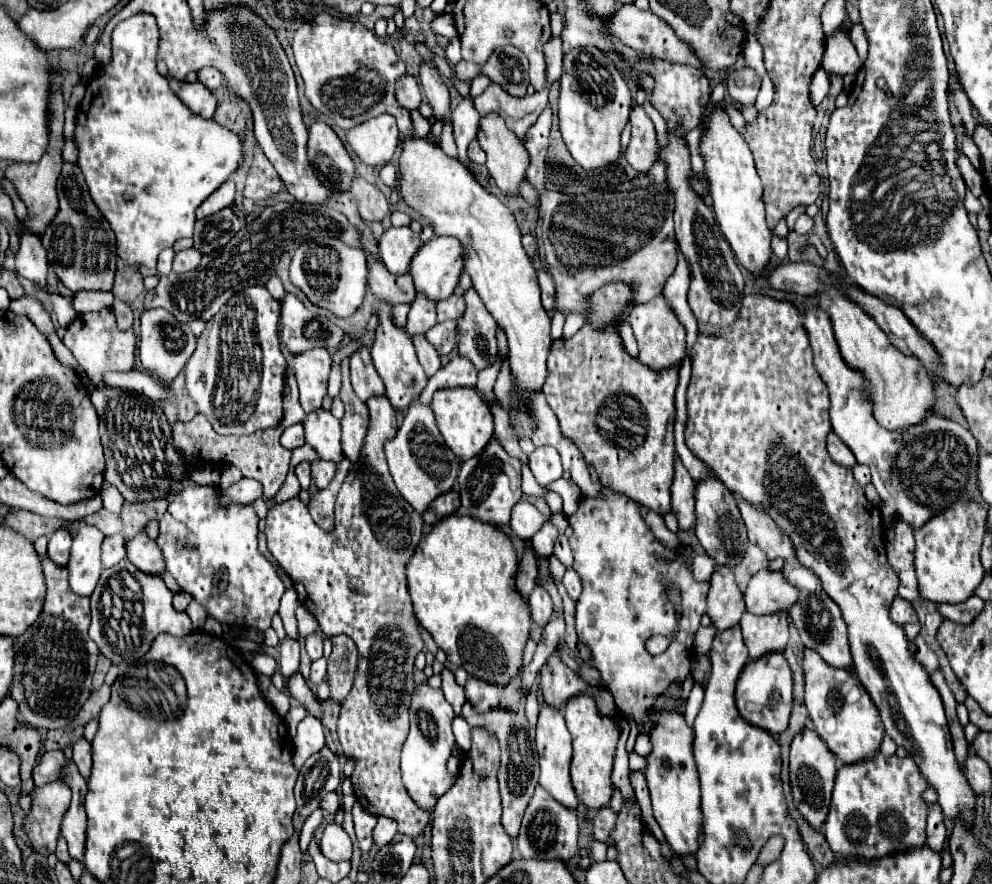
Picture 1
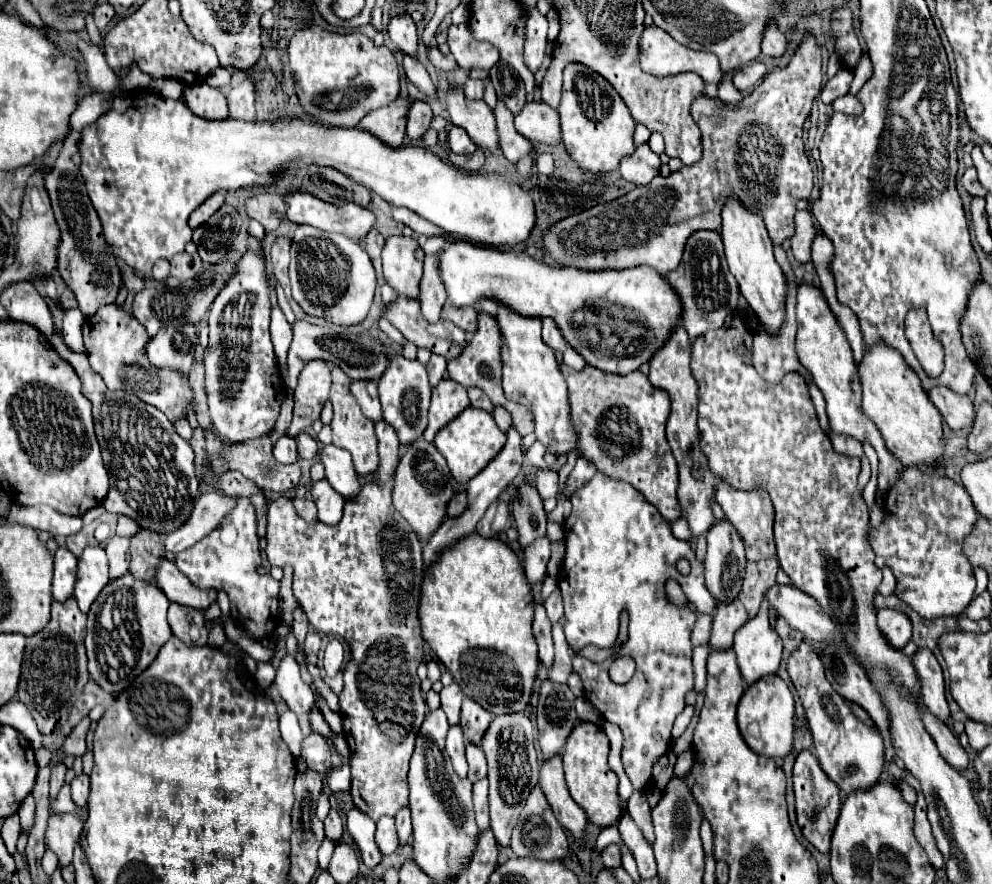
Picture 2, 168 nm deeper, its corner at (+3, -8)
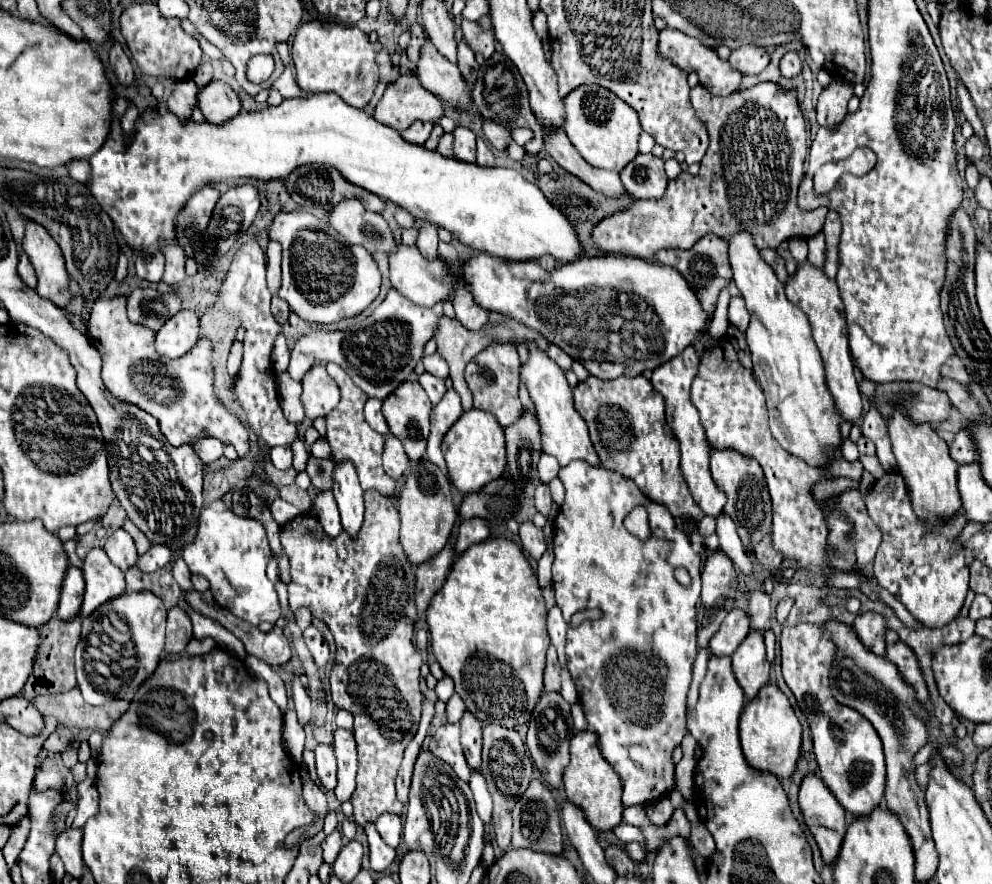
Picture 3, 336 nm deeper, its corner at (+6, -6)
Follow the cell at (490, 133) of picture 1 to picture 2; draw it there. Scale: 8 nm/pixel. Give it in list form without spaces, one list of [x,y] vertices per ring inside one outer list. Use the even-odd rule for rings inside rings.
[[[451,85],[447,89],[445,103],[453,125],[463,127],[469,133],[469,137],[477,143],[477,147],[485,151],[499,149],[495,115],[491,113],[485,101],[471,101],[463,95],[461,87]]]

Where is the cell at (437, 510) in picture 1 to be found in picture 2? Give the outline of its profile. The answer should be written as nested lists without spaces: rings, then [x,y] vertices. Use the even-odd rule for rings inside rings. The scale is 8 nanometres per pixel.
[[[457,493],[457,495],[451,499],[451,503],[449,503],[449,515],[451,515],[451,517],[457,517],[457,515],[461,515],[465,509],[467,509],[467,495],[465,495],[465,493]]]

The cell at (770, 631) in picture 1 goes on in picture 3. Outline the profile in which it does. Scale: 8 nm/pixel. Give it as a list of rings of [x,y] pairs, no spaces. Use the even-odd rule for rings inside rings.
[[[750,631],[746,641],[738,645],[738,649],[732,655],[732,671],[744,689],[746,699],[756,697],[762,685],[770,679],[772,663],[766,657],[764,637],[760,631]]]

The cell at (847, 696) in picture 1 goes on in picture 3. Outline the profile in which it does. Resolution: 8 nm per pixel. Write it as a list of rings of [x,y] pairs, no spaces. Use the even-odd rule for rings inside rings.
[[[800,623],[794,627],[786,627],[782,631],[782,675],[786,685],[794,693],[802,713],[808,719],[812,739],[814,739],[814,755],[818,761],[818,771],[822,781],[840,801],[840,805],[852,815],[868,815],[874,807],[884,801],[884,753],[878,733],[872,725],[854,709],[840,705],[834,701],[828,689],[828,673],[830,663],[834,659],[836,647],[822,633],[818,625]]]

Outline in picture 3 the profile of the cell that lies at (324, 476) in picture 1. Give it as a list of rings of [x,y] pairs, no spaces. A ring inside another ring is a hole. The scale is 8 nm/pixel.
[[[322,491],[316,495],[316,499],[312,503],[312,511],[314,511],[314,517],[320,521],[320,525],[324,527],[324,531],[330,537],[336,537],[342,531],[340,513],[338,513],[334,495],[330,491]]]

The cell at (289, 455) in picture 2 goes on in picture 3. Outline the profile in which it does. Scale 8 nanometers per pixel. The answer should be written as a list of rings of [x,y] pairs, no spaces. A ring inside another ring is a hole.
[[[272,447],[270,459],[278,469],[288,469],[292,465],[292,451],[290,447]]]

